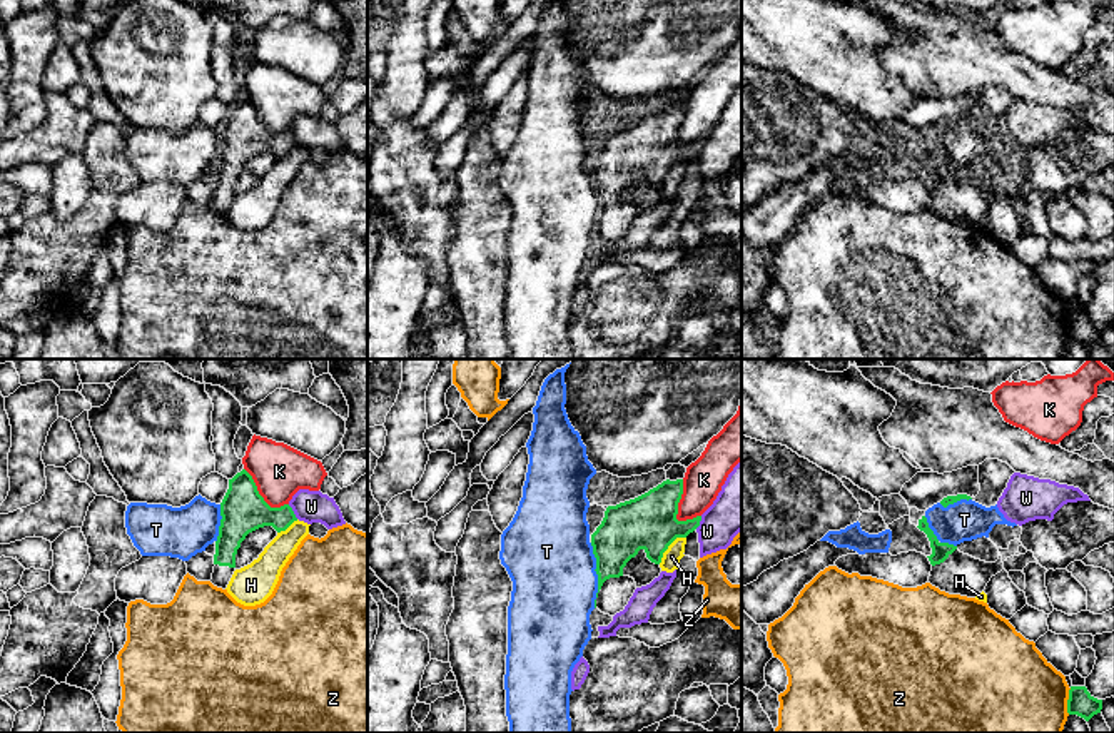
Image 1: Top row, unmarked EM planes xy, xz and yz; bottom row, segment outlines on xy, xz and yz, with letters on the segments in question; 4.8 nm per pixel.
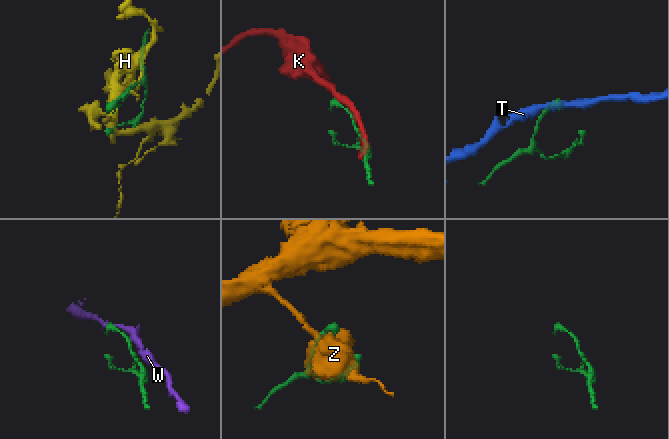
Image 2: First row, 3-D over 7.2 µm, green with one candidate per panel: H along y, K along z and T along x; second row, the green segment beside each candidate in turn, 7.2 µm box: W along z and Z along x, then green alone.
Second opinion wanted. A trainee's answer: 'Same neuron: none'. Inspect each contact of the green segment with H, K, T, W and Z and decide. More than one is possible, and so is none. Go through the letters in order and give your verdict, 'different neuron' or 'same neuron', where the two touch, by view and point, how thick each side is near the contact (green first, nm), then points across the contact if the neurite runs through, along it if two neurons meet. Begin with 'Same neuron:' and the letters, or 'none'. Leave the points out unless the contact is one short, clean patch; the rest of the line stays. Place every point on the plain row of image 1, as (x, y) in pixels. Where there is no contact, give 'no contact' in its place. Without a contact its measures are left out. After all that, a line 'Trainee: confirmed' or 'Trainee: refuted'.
Same neuron: none
H: different neuron | xz (668, 171) | 260/90 nm
K: different neuron | xz (678, 127) | 260/190 nm
T: different neuron | xz (597, 199) | 240/420 nm | along xz (590, 169), (597, 201), (593, 232)
W: different neuron | xy (293, 137) | 220/160 nm
Z: different neuron | yz (1068, 328) | 120/500 nm
Trainee: confirmed

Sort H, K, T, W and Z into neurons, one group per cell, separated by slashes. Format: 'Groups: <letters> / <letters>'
Groups: H / K / T / W / Z

